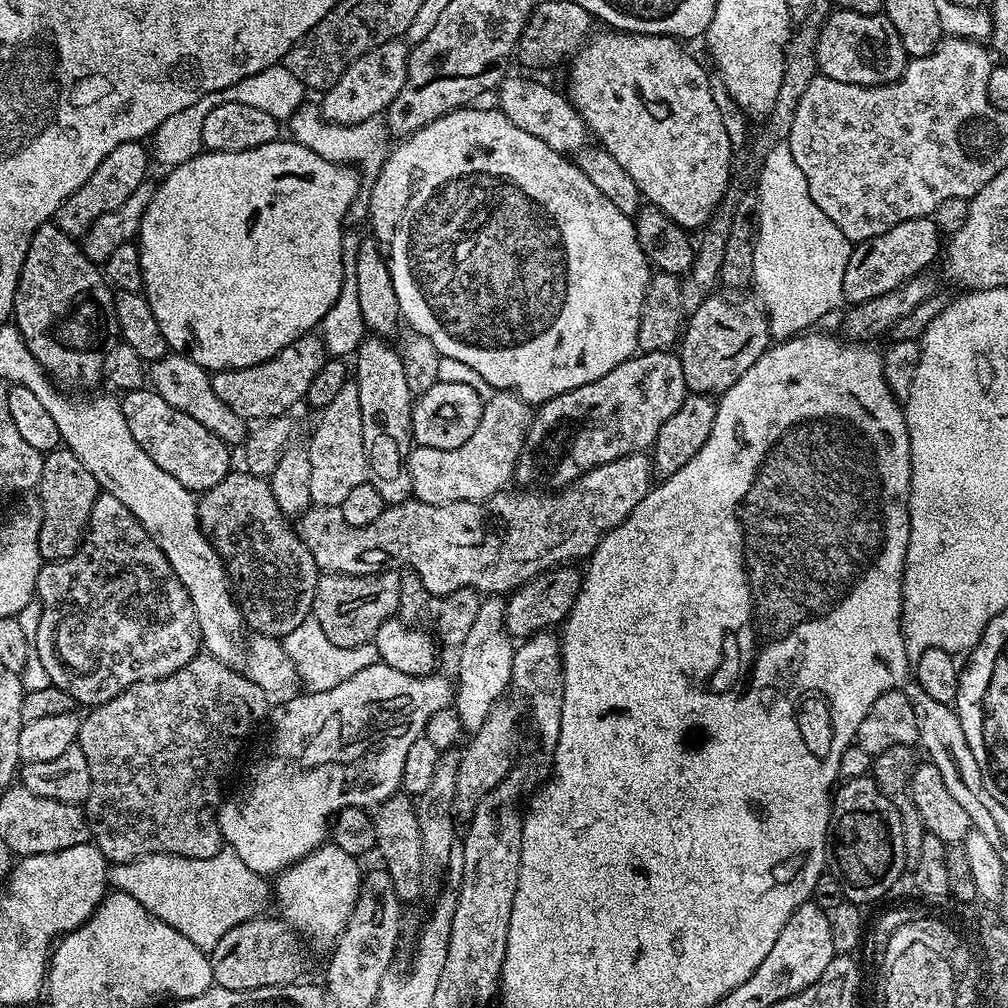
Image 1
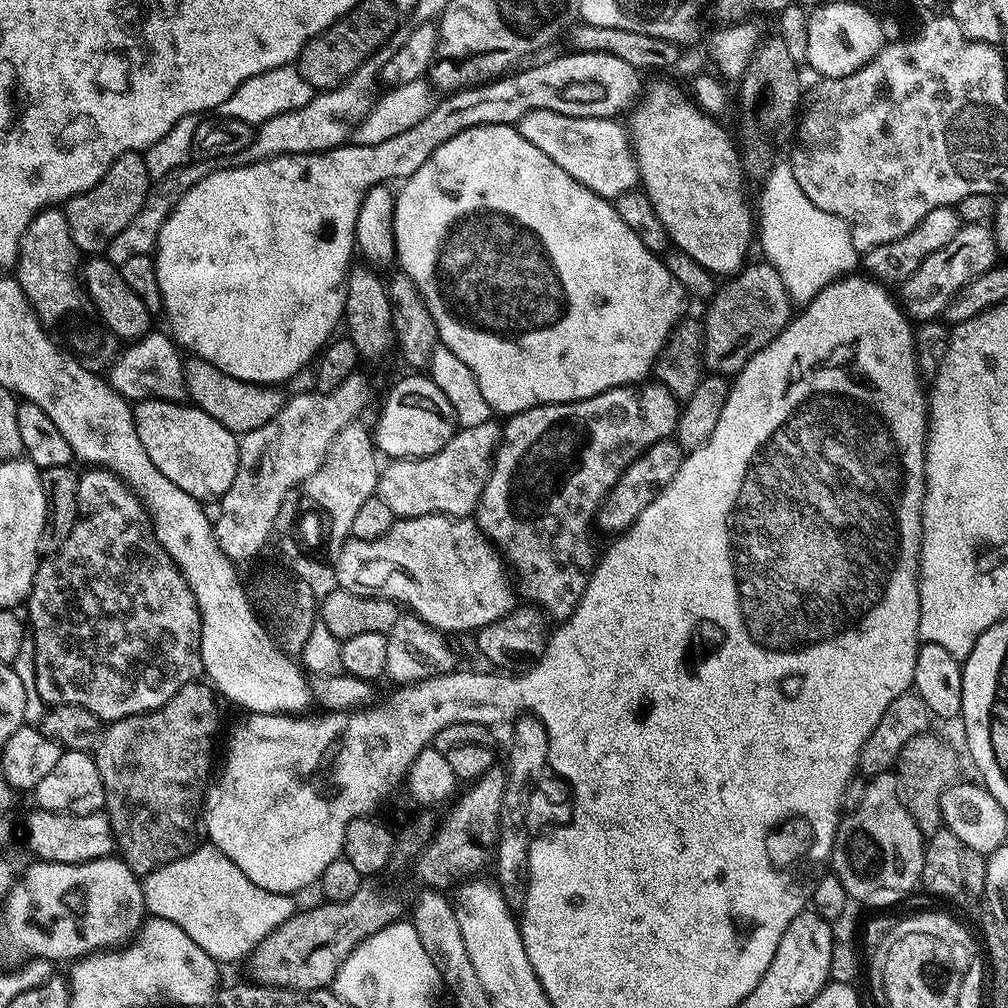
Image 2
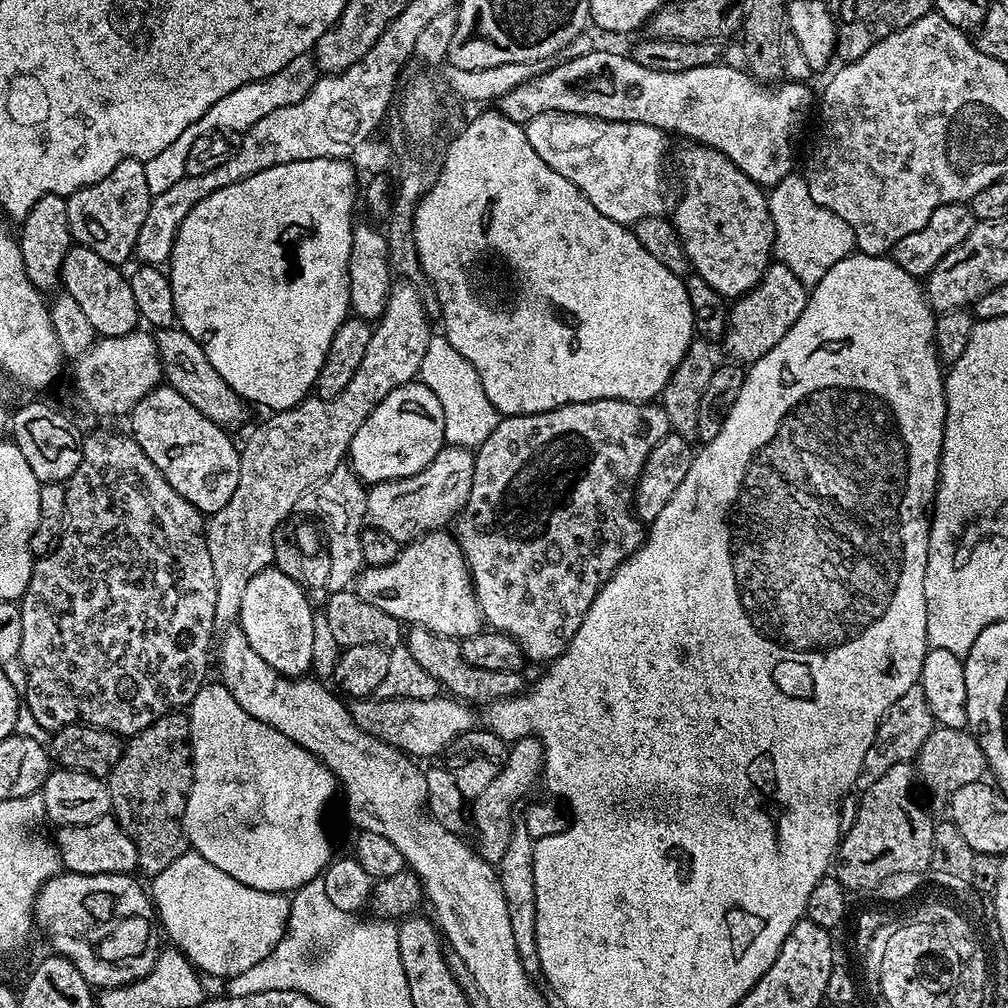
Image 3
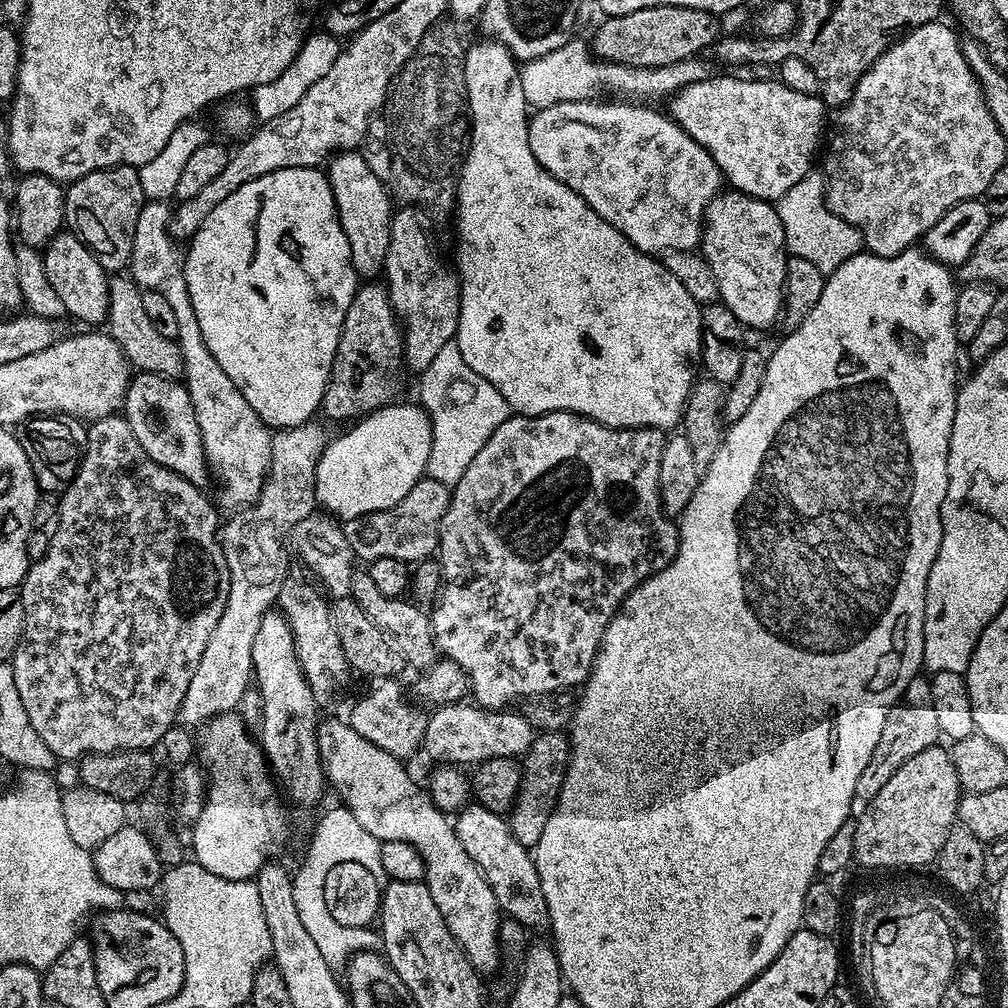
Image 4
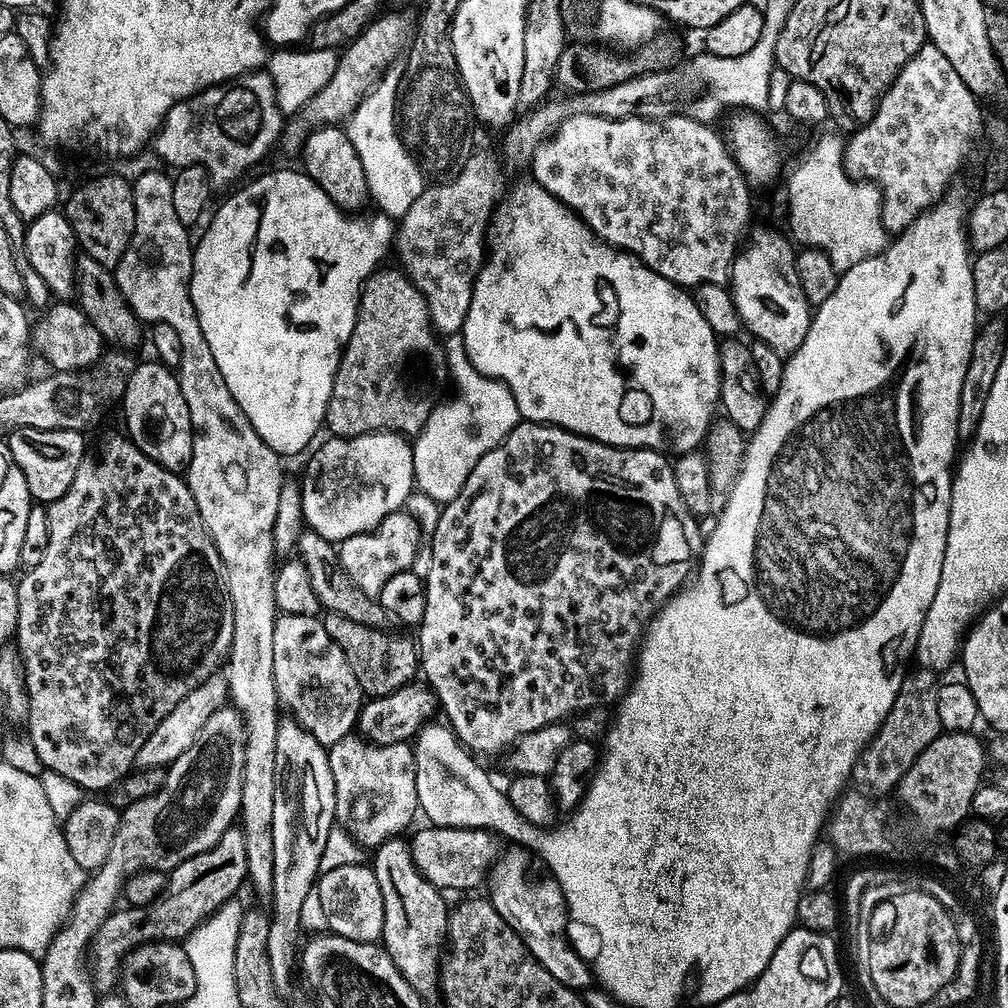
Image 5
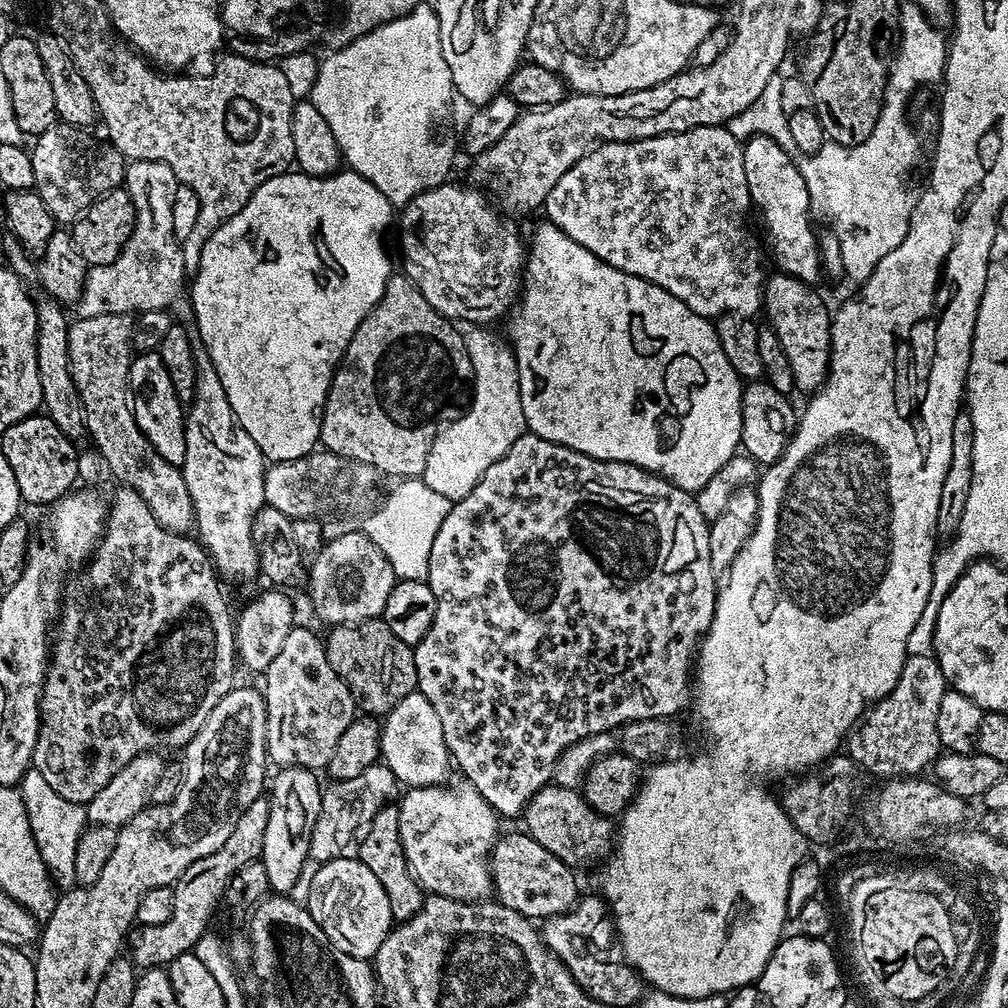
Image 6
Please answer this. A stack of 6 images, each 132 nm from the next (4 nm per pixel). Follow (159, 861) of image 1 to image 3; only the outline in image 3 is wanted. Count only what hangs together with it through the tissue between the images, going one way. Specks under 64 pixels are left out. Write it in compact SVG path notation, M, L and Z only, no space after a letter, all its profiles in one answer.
M195 850L183 852L166 870L150 880L150 899L154 905L155 915L160 916L164 928L173 945L187 956L189 962L201 973L209 972L212 976L229 978L249 970L266 958L287 930L287 918L290 914L291 902L287 895L266 890L248 888L242 882L230 878L218 866L206 862Z

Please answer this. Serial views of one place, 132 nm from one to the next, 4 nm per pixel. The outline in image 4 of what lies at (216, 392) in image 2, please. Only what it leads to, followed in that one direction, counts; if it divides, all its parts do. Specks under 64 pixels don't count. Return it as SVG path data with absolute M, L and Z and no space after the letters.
M116 274L109 279L107 335L118 342L133 369L169 378L179 377L184 371L184 356L180 353L180 345L176 340L162 338L162 334L154 330L146 310L142 310L141 291L131 275Z

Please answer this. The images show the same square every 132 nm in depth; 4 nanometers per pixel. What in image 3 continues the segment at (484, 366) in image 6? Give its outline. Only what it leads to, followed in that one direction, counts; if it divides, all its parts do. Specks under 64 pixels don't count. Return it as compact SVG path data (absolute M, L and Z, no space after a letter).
M433 335L430 346L426 348L426 358L422 358L418 380L434 390L434 394L438 394L438 402L442 402L442 414L446 418L445 445L476 450L486 442L486 438L490 438L490 434L494 434L502 419L501 414L490 398L486 398L478 370L474 370L469 360L462 358L462 354L450 346L447 336Z

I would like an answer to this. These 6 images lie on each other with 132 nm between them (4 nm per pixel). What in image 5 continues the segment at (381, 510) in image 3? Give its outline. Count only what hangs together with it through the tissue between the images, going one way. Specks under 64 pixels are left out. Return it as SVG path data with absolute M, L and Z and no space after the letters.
M401 510L390 514L373 532L354 534L354 538L339 541L338 555L344 573L355 582L368 596L379 597L382 586L386 586L394 574L407 572L416 561L417 552L421 551L422 533L415 520L407 511Z

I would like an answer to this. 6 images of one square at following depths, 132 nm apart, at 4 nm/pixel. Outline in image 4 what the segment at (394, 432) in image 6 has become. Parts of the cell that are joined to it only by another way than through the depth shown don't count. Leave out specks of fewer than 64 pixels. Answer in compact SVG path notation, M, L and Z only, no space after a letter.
M380 282L361 283L342 322L338 350L320 403L323 415L355 422L393 403L399 397L403 354L402 324L392 309L387 287Z

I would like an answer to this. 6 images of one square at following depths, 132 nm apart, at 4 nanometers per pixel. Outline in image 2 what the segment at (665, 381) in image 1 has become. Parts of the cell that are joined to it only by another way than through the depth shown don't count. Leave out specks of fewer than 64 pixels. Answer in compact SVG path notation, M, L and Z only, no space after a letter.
M648 383L623 384L574 402L538 404L525 412L509 415L505 419L508 421L503 421L492 472L480 496L474 519L489 541L507 558L514 572L516 567L520 584L532 599L529 601L543 609L553 621L567 620L586 590L589 569L598 559L597 553L592 553L588 531L594 528L596 513L614 482L618 482L621 474L651 444L667 440L675 433L681 405L663 384Z

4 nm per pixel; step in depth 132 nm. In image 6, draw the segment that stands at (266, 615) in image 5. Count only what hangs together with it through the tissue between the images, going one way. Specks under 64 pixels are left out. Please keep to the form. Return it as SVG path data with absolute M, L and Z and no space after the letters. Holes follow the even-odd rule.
M134 160L125 167L122 187L134 202L134 230L116 261L89 267L84 289L74 305L77 317L168 310L183 292L185 295L184 249L182 241L174 234L173 221L177 183L174 170L170 170L166 162ZM199 342L194 343L194 358L198 366L198 382L186 408L184 421L186 458L182 465L186 478L186 490L190 490L190 502L194 506L196 515L194 528L197 533L200 531L198 539L204 545L217 573L225 581L252 580L260 572L256 515L261 508L265 507L266 461L262 450L258 450L258 442L254 442L254 438L250 438L250 434L242 430L242 422L238 422L230 406L230 398L226 398L226 390L222 390L222 378L218 378L218 370L214 370L214 362L210 362L210 354Z

